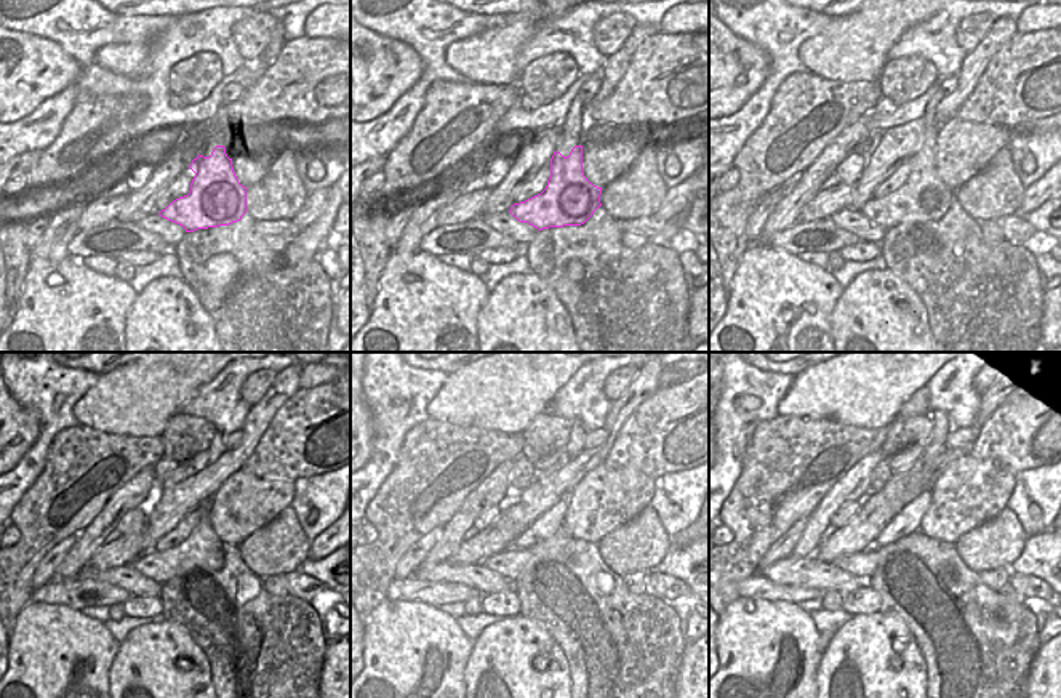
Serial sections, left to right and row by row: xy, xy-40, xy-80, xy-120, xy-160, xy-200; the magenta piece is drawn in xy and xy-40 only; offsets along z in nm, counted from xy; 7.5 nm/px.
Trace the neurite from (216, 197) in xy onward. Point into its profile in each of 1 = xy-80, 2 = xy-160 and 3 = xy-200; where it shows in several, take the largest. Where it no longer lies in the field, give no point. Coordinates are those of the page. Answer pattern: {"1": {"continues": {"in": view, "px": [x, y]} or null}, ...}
{"1": {"continues": {"in": "xy-80", "px": [922, 197]}}, "2": {"continues": {"in": "xy-160", "px": [509, 564]}}, "3": {"continues": {"in": "xy-200", "px": [863, 564]}}}

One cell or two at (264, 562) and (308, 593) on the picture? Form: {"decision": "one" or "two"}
{"decision": "two"}

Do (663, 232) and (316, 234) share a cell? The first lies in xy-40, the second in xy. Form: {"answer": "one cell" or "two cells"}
{"answer": "two cells"}

